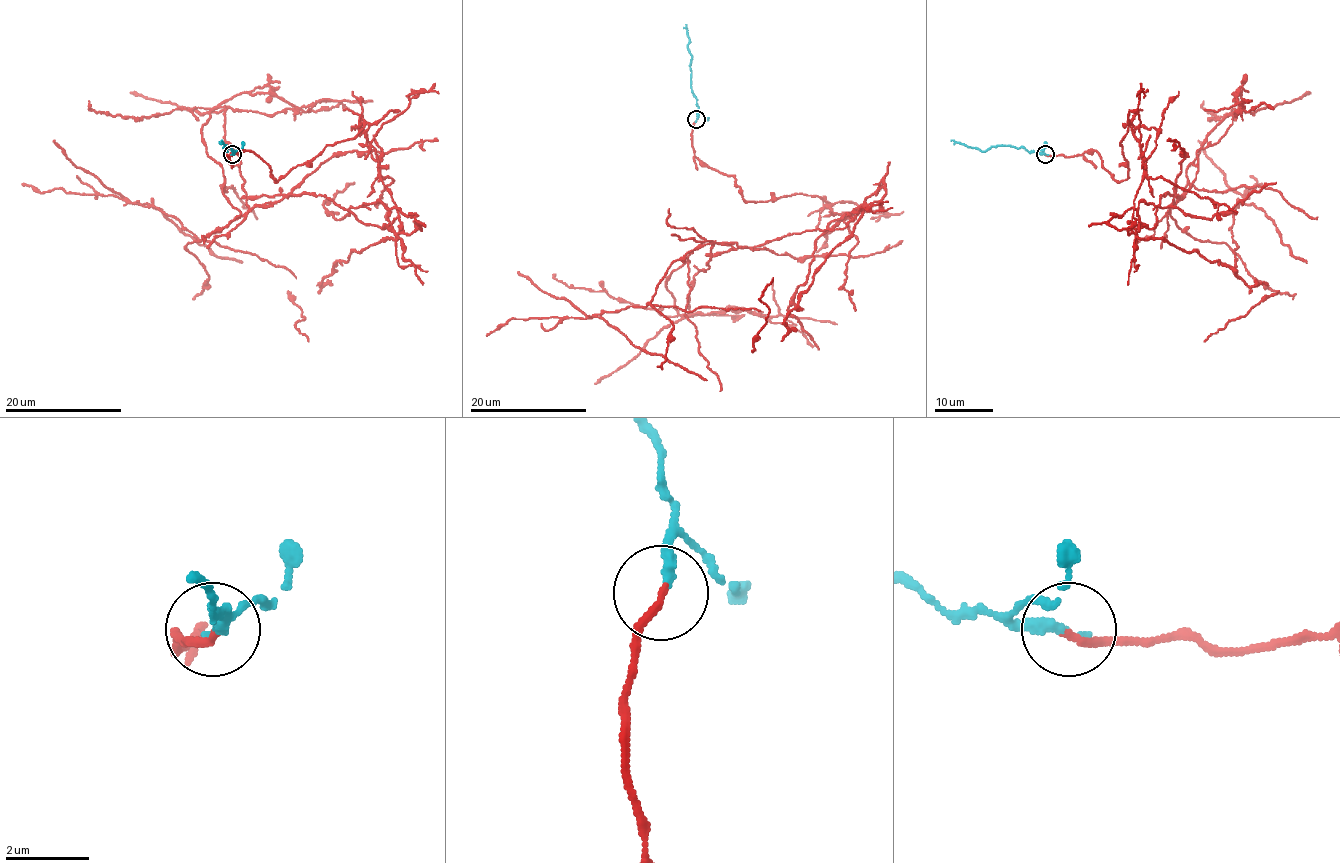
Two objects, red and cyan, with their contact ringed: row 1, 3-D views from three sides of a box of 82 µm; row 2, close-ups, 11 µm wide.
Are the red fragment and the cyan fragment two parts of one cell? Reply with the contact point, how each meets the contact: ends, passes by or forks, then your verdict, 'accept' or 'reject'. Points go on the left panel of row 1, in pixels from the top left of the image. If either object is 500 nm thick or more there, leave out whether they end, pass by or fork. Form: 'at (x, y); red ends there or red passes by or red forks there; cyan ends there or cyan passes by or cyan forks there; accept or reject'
at (232, 154); red ends there; cyan ends there; reject

